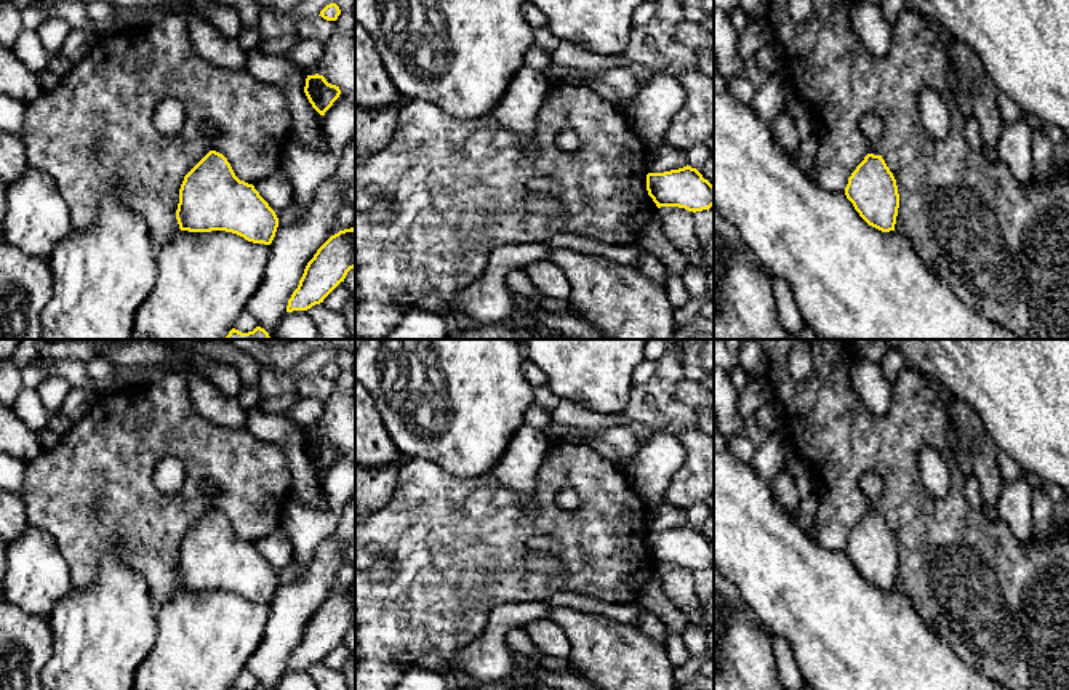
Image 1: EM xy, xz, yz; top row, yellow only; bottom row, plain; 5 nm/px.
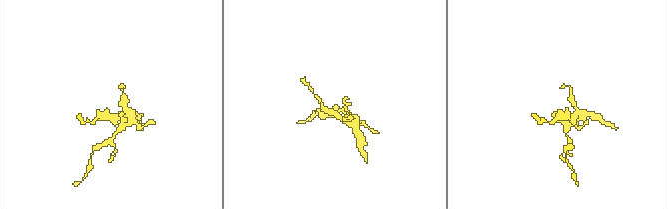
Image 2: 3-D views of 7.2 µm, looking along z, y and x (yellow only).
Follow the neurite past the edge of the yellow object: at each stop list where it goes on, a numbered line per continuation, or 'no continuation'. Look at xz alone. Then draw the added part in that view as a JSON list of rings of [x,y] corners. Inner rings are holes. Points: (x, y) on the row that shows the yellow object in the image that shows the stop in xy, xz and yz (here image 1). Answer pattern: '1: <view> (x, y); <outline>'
no continuation

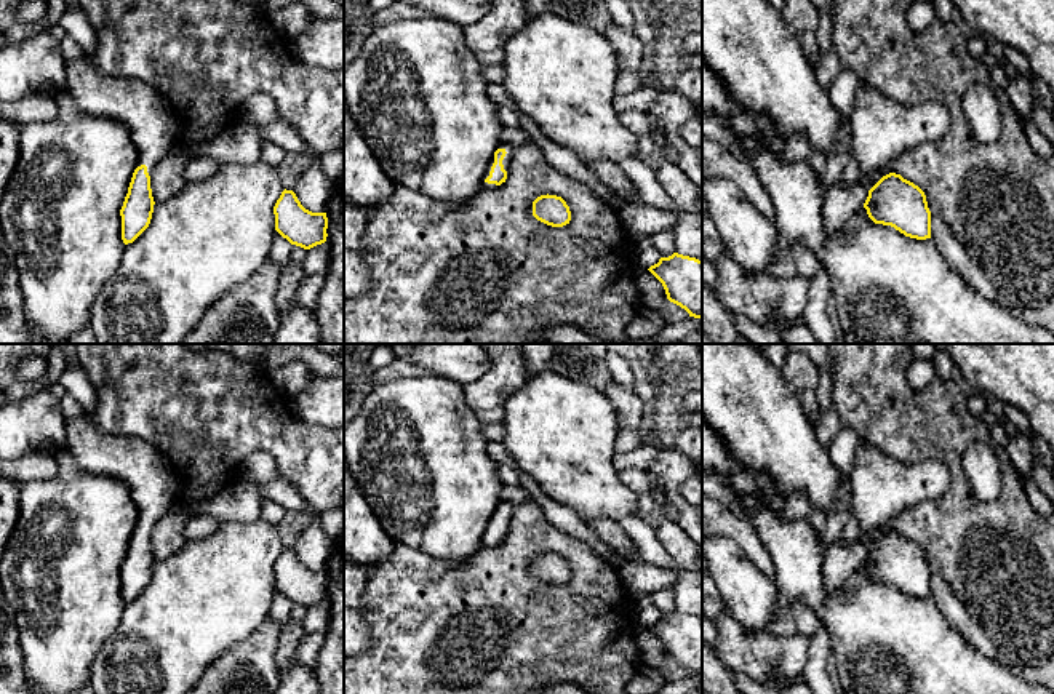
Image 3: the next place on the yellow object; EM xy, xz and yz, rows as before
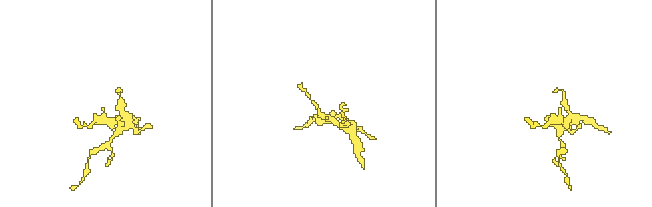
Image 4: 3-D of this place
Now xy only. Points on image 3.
1: xy (154, 127); [[[86,56],[67,64],[66,91],[74,98],[80,110],[112,118],[128,128],[139,154],[138,166],[146,165],[149,176],[181,136],[179,117],[157,90],[136,78],[106,75],[99,72]]]

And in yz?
1: yz (882, 128); [[[867,83],[854,93],[851,117],[852,155],[860,174],[883,171],[905,150],[923,141],[940,139],[950,126],[940,102],[907,107]]]

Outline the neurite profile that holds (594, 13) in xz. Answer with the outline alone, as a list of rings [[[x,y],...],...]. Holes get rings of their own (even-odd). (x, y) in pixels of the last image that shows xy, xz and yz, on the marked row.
[[[525,0],[528,19],[537,14],[557,14],[573,22],[590,26],[605,35],[613,22],[608,0]]]

